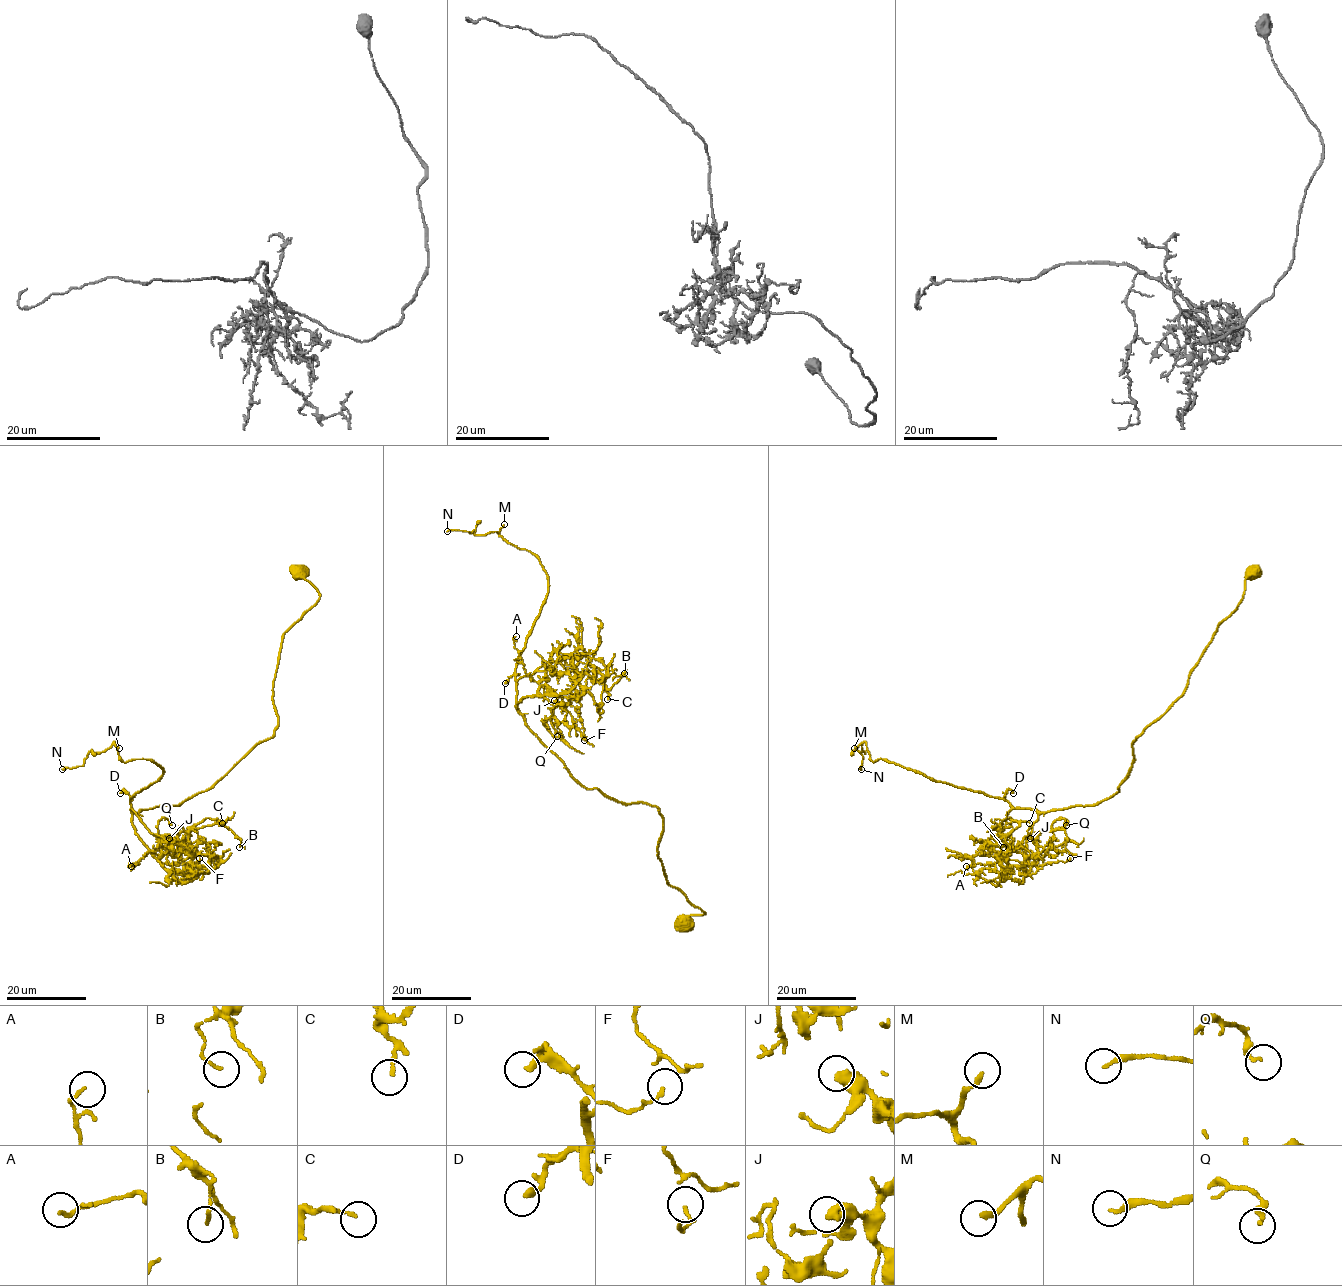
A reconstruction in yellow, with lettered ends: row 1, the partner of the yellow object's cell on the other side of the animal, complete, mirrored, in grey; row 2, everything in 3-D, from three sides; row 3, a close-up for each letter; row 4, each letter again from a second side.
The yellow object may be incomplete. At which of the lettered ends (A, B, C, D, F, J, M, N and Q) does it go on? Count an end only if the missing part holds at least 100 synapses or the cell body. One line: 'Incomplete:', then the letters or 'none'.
Incomplete: none

